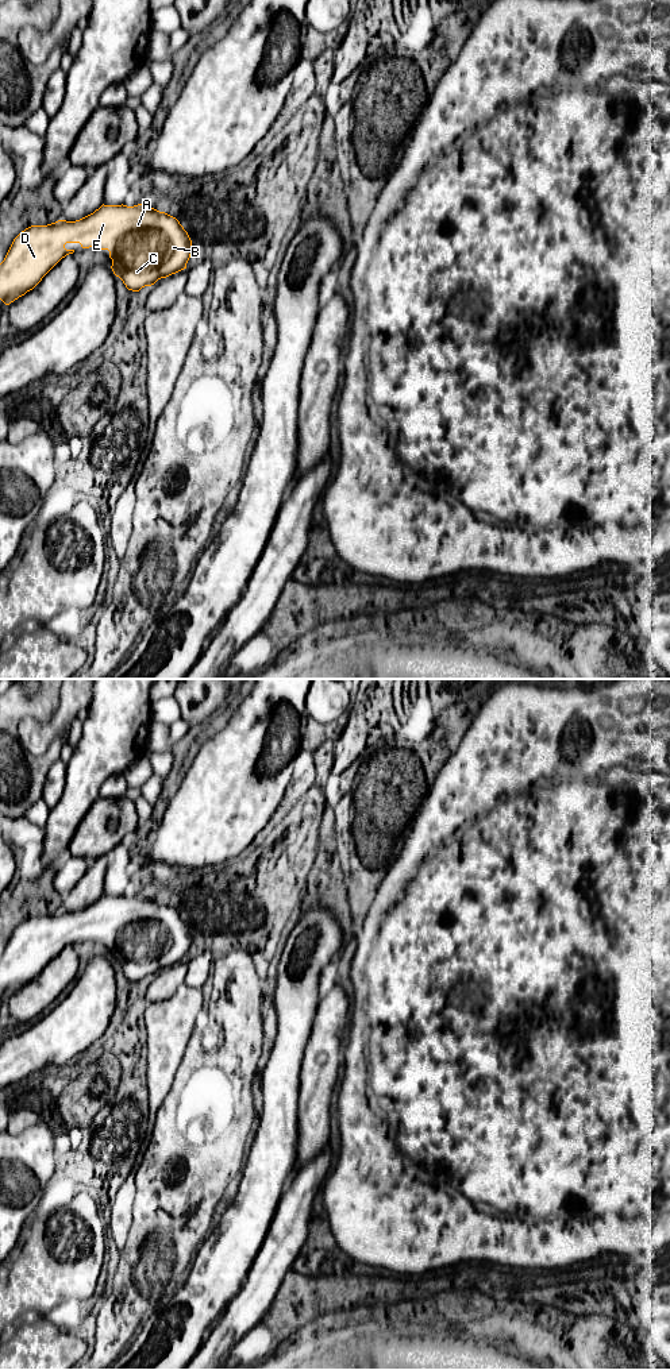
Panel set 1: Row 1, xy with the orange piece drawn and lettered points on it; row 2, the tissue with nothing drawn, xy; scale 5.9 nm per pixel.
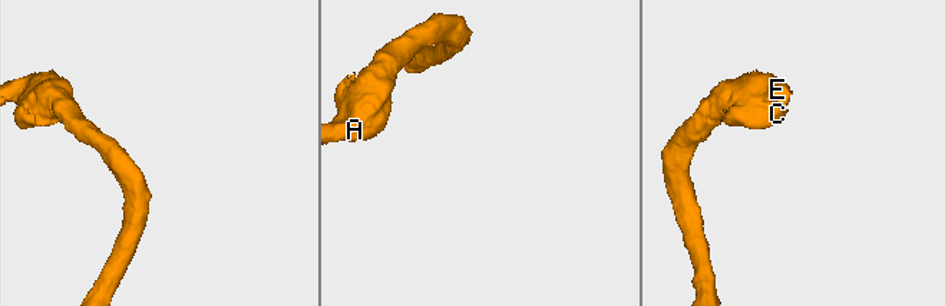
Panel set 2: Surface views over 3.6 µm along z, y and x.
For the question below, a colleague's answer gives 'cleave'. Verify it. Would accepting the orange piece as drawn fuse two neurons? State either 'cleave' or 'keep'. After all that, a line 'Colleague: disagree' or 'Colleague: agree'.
keep
Colleague: disagree

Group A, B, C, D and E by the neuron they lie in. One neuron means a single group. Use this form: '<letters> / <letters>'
A B C D E

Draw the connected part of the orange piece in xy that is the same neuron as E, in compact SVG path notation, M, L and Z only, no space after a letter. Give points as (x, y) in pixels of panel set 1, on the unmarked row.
M145 894L134 898L103 895L80 911L58 911L47 916L31 916L22 922L0 954L0 991L9 996L32 981L62 949L74 943L65 939L66 934L80 934L82 939L108 941L113 965L132 983L139 983L161 969L186 960L193 942L188 923L176 908Z

